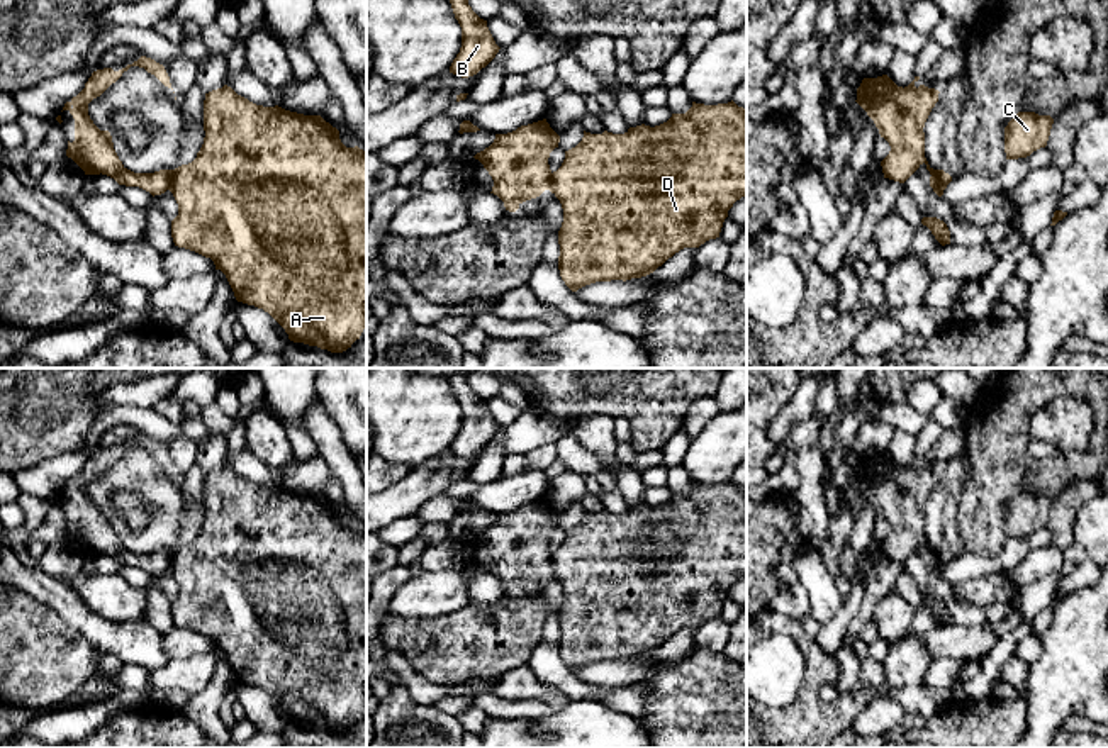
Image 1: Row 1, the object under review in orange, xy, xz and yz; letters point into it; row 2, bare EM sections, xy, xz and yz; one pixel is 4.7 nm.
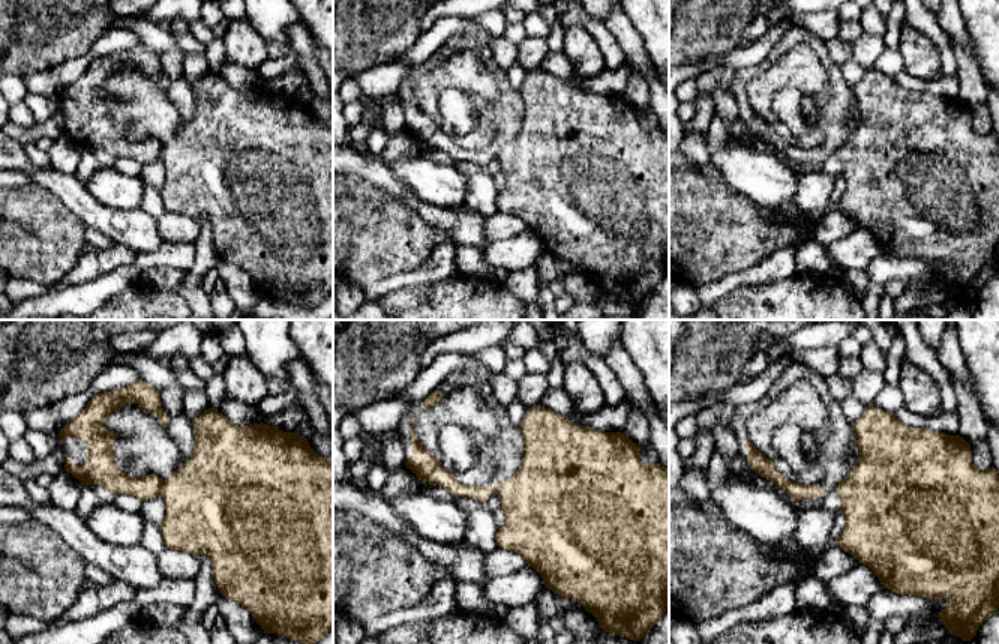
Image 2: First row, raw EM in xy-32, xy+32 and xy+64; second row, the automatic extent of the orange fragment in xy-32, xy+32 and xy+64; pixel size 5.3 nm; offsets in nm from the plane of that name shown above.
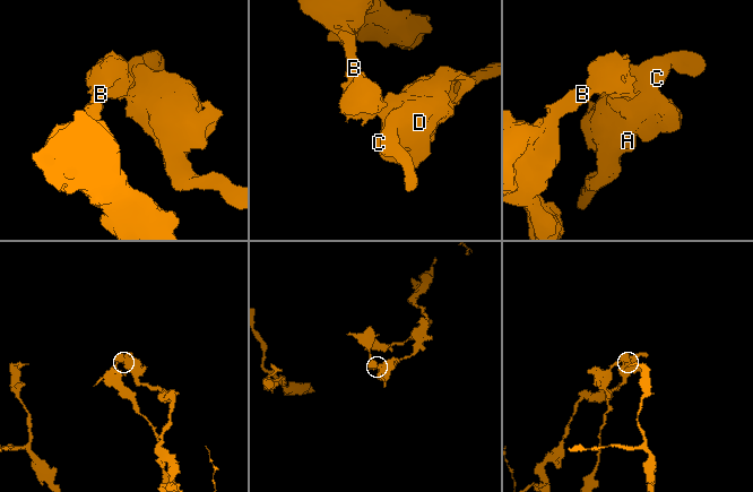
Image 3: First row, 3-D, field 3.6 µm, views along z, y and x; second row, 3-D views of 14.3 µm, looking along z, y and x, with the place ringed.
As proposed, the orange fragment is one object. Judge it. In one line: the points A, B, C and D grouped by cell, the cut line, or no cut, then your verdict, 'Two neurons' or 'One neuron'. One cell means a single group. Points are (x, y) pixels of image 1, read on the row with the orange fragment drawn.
Groups: A C D / B. Split along xy (172, 170), (172, 185), (168, 189). Two neurons

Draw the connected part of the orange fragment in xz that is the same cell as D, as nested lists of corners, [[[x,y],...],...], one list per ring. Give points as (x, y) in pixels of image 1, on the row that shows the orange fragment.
[[[733,100],[718,105],[692,102],[686,114],[672,114],[655,127],[641,124],[624,134],[584,131],[582,141],[565,151],[562,166],[551,173],[548,190],[563,209],[558,270],[572,292],[596,282],[646,276],[680,249],[719,237],[728,210],[747,195],[747,109]]]

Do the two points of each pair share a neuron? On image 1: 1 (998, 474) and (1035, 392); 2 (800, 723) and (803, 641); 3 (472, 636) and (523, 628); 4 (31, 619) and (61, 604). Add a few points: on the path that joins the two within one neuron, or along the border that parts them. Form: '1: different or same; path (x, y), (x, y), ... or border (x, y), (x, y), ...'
1: same; path (998, 453), (998, 429), (1015, 413)
2: same; path (808, 703), (813, 662)
3: same; path (484, 636), (501, 636), (511, 628)
4: different; border (17, 589), (53, 608), (82, 635)

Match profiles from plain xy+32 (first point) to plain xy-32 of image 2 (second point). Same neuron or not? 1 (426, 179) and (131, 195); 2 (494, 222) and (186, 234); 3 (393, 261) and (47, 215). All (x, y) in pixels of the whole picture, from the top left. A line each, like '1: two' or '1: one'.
1: one
2: one
3: one

